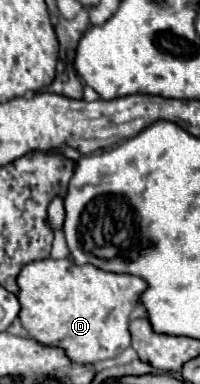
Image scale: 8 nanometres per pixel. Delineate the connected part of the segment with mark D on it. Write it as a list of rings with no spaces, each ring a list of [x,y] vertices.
[[[42,259],[28,263],[18,275],[18,301],[22,305],[20,321],[24,329],[38,343],[58,345],[66,351],[68,359],[74,363],[98,363],[110,357],[118,357],[124,349],[130,347],[130,331],[128,331],[128,315],[140,301],[140,295],[146,289],[146,281],[134,275],[118,275],[102,271],[94,265],[76,265],[72,259]]]

